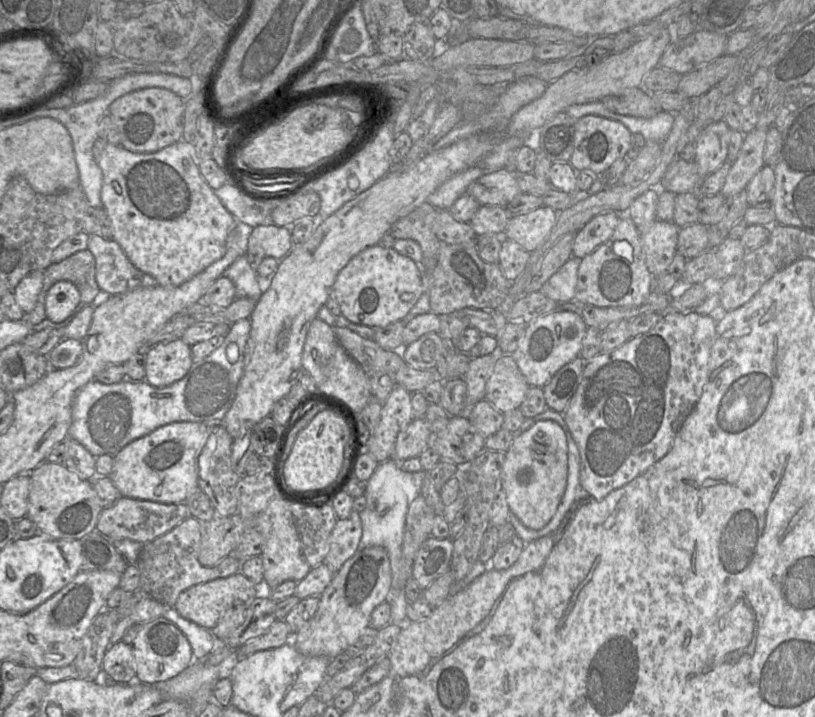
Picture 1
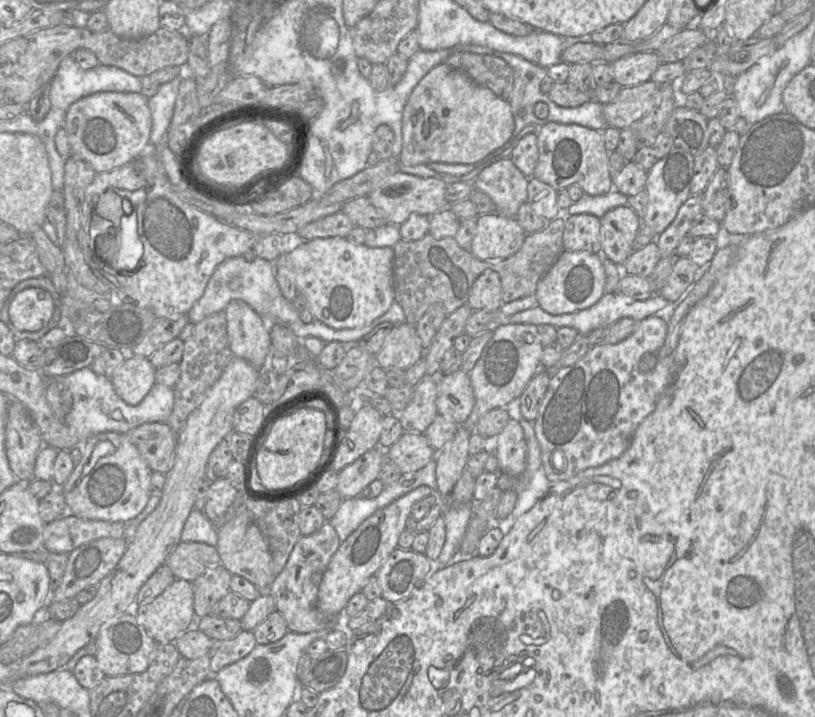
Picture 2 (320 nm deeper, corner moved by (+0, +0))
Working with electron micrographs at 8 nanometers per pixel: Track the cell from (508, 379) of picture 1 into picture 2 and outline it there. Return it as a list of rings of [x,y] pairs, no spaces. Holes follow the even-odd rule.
[[[461,369],[438,377],[436,407],[439,415],[462,424],[475,404],[469,374]]]

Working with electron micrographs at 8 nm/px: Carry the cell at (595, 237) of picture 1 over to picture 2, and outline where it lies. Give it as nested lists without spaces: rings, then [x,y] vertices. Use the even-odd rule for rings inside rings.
[[[590,214],[567,215],[562,236],[566,251],[601,253],[600,218]]]

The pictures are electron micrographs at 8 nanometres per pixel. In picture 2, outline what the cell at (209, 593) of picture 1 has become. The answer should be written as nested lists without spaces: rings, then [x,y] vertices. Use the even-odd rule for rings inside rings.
[[[176,579],[152,602],[141,605],[136,604],[132,610],[125,613],[134,612],[137,622],[145,628],[157,644],[171,643],[195,624],[193,599],[192,583]]]

